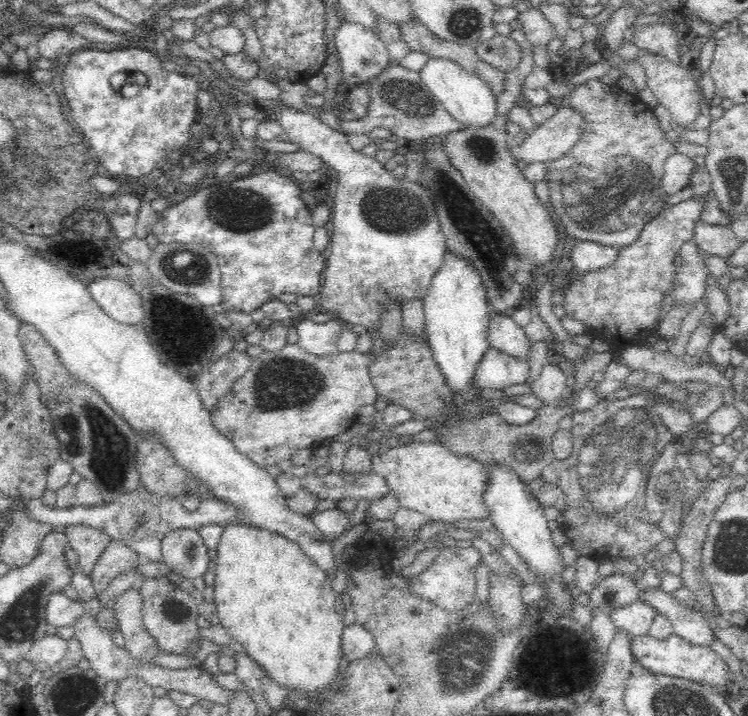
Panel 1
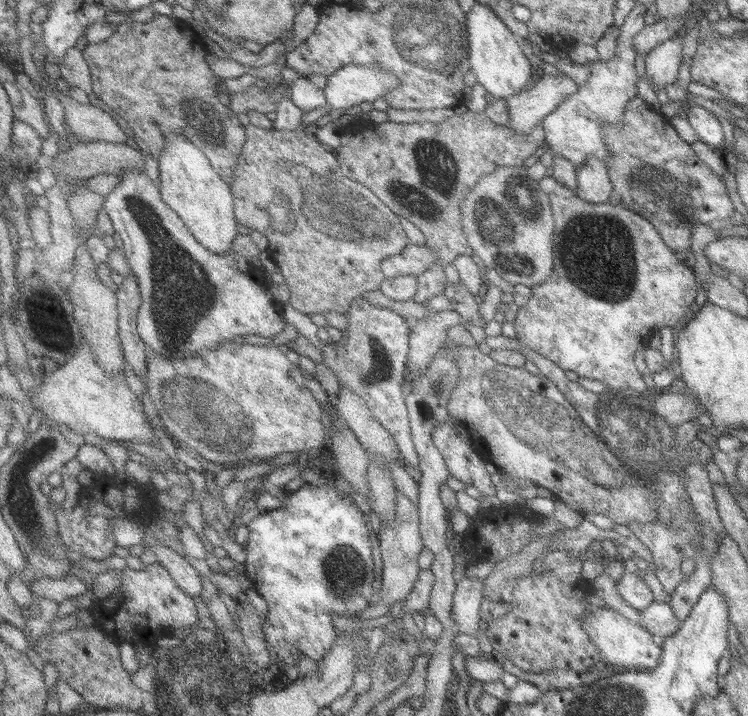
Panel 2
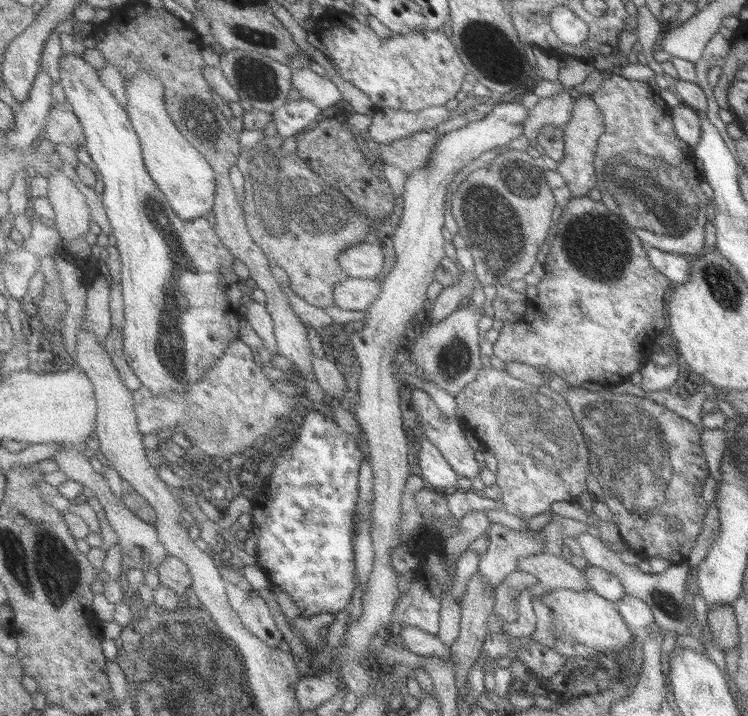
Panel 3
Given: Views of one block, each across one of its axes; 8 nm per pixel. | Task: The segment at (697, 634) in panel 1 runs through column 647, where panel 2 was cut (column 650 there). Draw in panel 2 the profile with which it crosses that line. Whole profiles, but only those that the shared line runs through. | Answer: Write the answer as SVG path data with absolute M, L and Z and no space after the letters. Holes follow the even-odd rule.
M623 570L623 578L617 582L617 592L637 612L647 610L653 604L653 592L645 584L645 578L639 576L637 572L631 574Z

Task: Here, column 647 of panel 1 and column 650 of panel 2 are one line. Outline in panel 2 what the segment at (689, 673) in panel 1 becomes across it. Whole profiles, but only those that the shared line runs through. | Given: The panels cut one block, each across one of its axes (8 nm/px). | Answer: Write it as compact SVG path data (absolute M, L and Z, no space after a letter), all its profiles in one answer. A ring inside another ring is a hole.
M605 606L587 614L585 618L581 618L581 622L583 622L583 630L587 630L587 636L599 650L603 664L607 662L613 666L625 666L625 668L637 668L637 670L641 666L643 670L651 670L659 666L659 660L663 656L661 642L657 642L657 638L651 636L645 628L637 626L635 622L629 622L629 618L625 618L623 614L617 614L615 610L609 610Z

